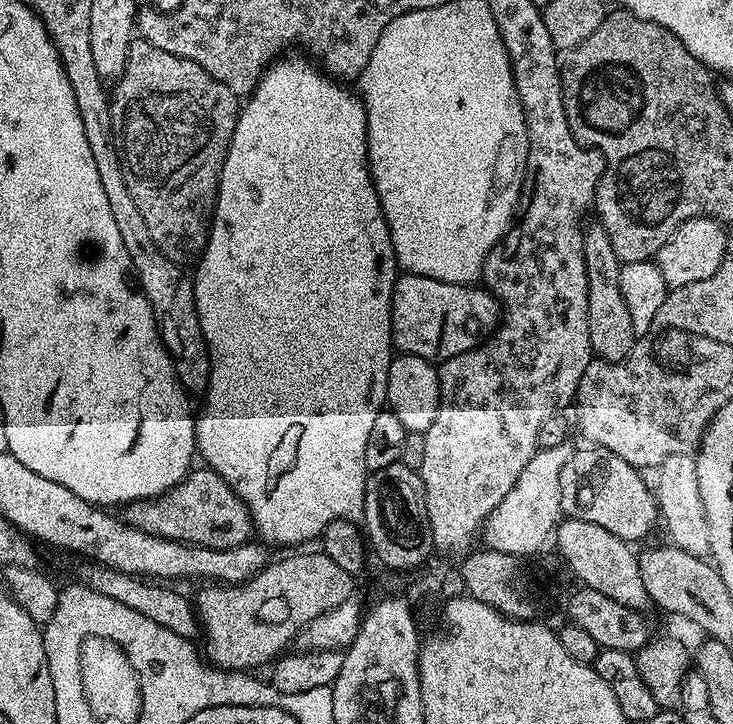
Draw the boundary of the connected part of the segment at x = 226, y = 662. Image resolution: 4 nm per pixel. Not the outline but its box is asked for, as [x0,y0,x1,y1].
[194,550,353,672]

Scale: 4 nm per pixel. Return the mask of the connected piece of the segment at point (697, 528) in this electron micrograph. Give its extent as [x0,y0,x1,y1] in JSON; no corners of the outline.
[654,453,710,557]

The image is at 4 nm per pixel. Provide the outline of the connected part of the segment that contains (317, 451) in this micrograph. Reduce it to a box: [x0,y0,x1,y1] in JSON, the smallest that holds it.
[191,54,398,546]

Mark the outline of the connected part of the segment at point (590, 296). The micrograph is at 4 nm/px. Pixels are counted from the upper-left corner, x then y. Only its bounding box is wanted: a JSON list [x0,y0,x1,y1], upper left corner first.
[583,223,638,362]

